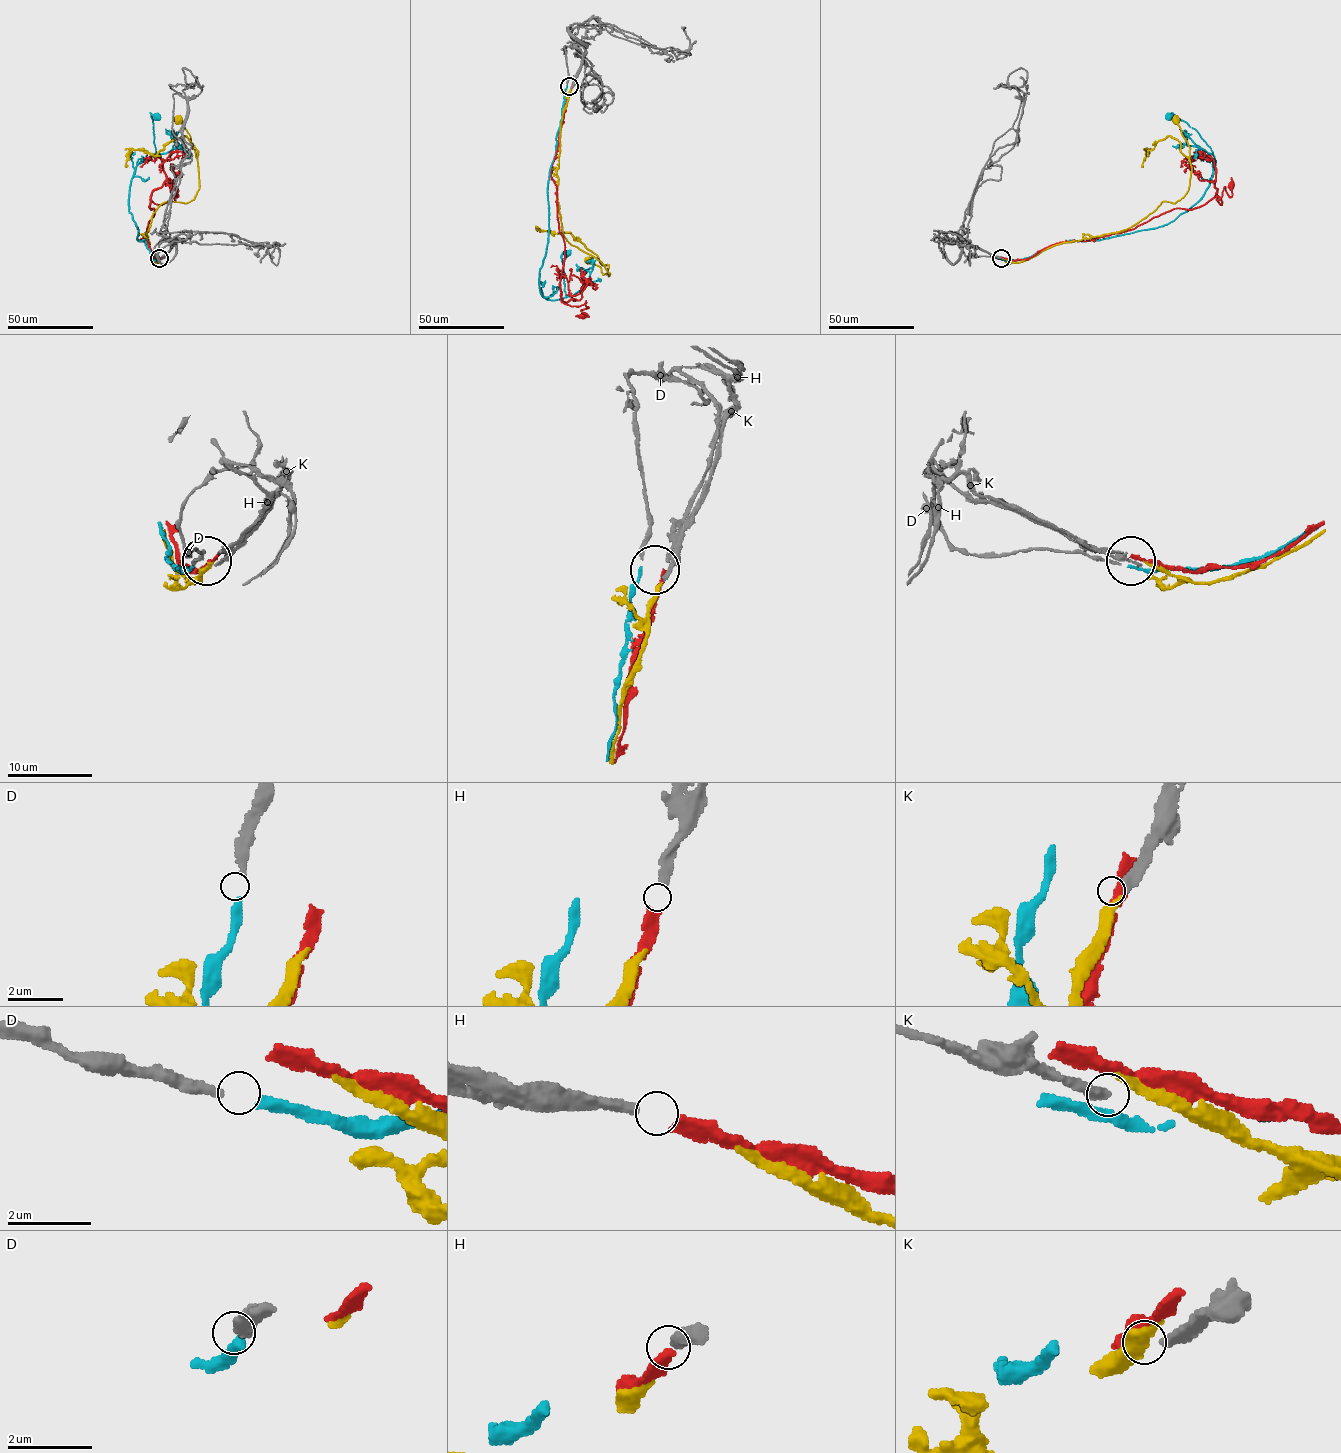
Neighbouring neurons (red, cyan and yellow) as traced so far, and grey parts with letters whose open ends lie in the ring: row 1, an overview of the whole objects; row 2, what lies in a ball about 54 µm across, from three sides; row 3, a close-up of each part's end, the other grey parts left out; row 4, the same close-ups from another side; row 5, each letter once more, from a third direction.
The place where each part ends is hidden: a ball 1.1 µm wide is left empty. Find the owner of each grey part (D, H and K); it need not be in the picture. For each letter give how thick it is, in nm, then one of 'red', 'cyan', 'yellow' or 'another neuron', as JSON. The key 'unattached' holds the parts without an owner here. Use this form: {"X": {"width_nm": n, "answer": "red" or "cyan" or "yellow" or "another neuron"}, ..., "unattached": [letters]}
{"D": {"width_nm": 280, "answer": "cyan"}, "H": {"width_nm": 320, "answer": "red"}, "K": {"width_nm": 320, "answer": "another neuron"}, "unattached": ["K"]}

